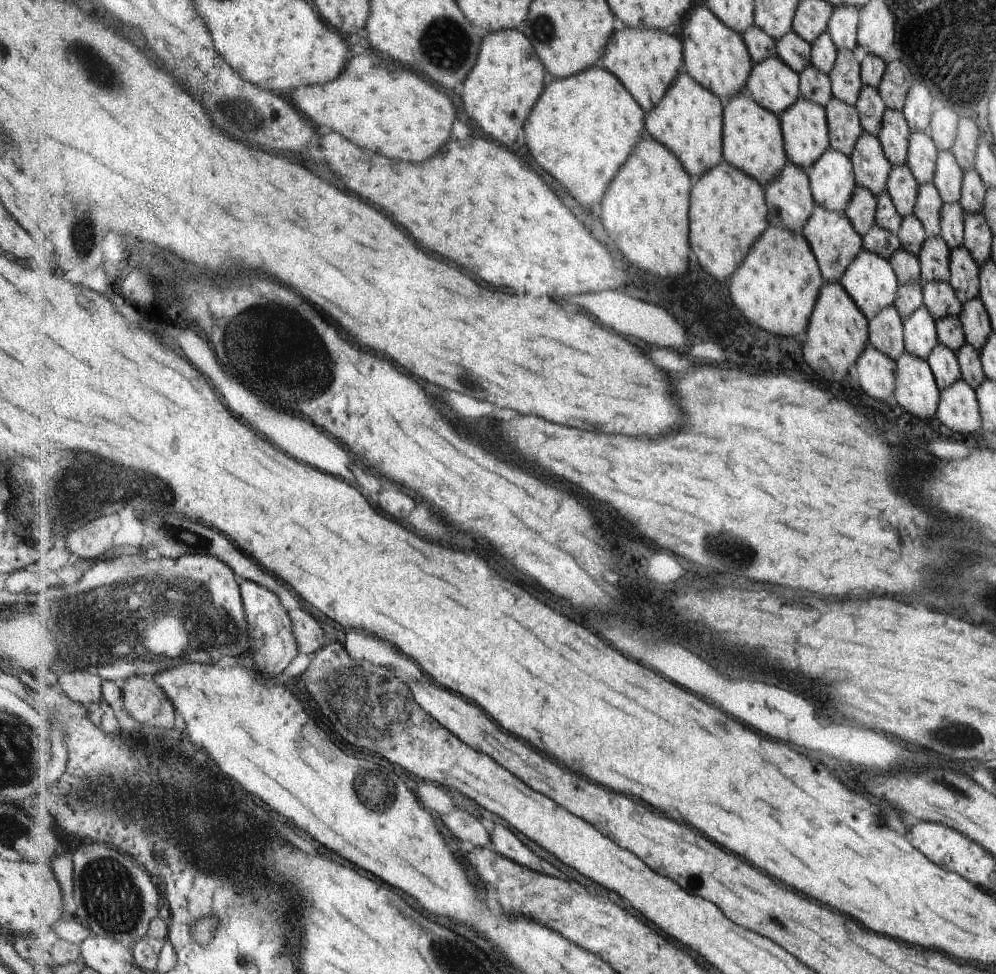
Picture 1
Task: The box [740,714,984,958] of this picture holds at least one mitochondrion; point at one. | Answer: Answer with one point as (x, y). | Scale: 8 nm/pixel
(958, 734)

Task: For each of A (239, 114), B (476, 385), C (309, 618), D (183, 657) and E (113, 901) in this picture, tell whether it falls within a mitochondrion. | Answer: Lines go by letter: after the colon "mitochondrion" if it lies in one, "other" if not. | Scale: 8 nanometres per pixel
A: mitochondrion
B: mitochondrion
C: other
D: other
E: mitochondrion

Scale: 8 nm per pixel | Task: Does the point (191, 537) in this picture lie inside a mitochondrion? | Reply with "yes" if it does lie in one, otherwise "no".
yes

